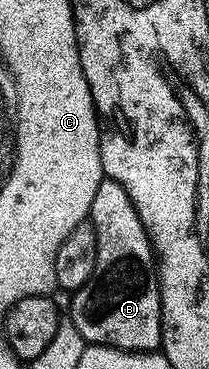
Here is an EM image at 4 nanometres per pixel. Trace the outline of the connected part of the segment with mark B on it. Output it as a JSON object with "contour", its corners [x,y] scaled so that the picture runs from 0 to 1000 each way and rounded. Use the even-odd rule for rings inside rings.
{"contour":[[[560,491],[469,496],[431,602],[459,623],[464,702],[426,762],[349,791],[335,862],[354,886],[445,935],[522,935],[632,957],[770,943],[766,756],[727,648],[603,518]]]}

